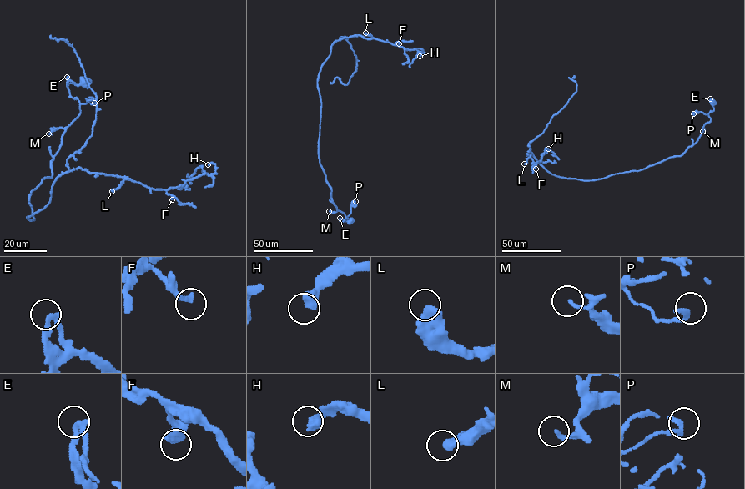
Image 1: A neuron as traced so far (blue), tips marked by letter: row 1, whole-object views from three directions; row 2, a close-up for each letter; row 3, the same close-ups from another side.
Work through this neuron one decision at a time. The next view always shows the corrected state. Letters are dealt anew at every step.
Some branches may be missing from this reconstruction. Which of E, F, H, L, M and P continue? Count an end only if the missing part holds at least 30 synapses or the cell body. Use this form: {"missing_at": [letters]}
{"missing_at": []}

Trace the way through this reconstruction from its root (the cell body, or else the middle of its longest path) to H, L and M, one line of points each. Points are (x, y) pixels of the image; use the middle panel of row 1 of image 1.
H: (349, 220), (339, 220), (347, 217), (333, 202), (319, 162), (321, 66), (335, 41), (357, 35), (420, 56)
L: (349, 220), (339, 220), (347, 217), (333, 202), (319, 162), (317, 79), (335, 41), (373, 37), (365, 32)
M: (349, 220), (340, 219), (341, 222), (347, 219), (343, 213), (329, 211)

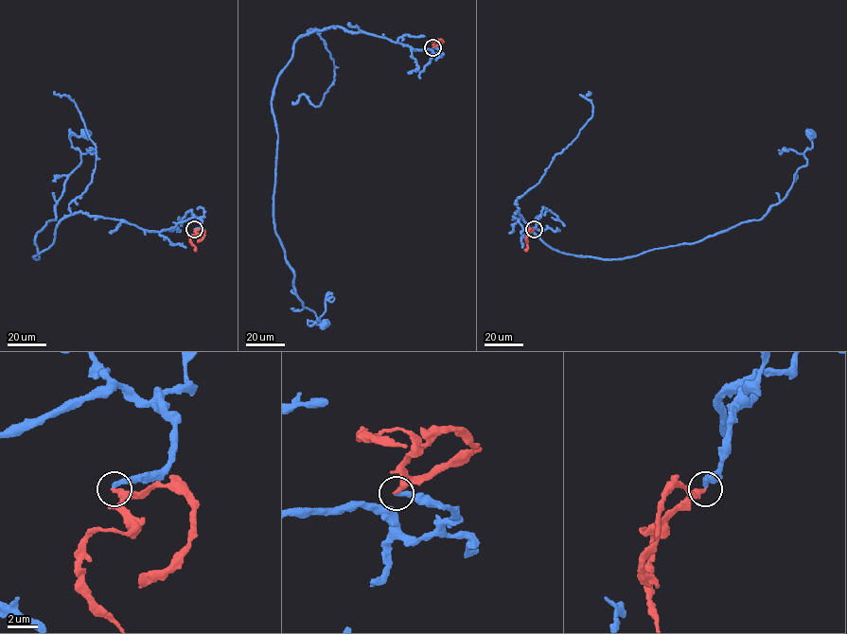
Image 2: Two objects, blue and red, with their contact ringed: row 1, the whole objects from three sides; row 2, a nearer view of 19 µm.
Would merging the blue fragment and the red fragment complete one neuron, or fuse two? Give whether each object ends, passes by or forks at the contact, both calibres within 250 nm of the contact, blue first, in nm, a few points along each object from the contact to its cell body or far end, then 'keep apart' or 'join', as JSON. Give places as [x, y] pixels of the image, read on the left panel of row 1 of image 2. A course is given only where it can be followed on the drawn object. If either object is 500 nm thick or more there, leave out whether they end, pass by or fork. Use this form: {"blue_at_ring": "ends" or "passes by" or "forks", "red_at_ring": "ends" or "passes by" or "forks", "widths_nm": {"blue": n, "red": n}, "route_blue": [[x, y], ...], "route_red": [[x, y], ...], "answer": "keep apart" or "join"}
{"blue_at_ring": "ends", "red_at_ring": "ends", "widths_nm": {"blue": 340, "red": 360}, "route_blue": [[195, 229], [195, 217], [149, 231], [75, 212], [36, 259], [37, 234], [80, 164], [69, 134], [83, 134]], "route_red": [[195, 229], [197, 234], [190, 237], [190, 242], [195, 251]], "answer": "join"}

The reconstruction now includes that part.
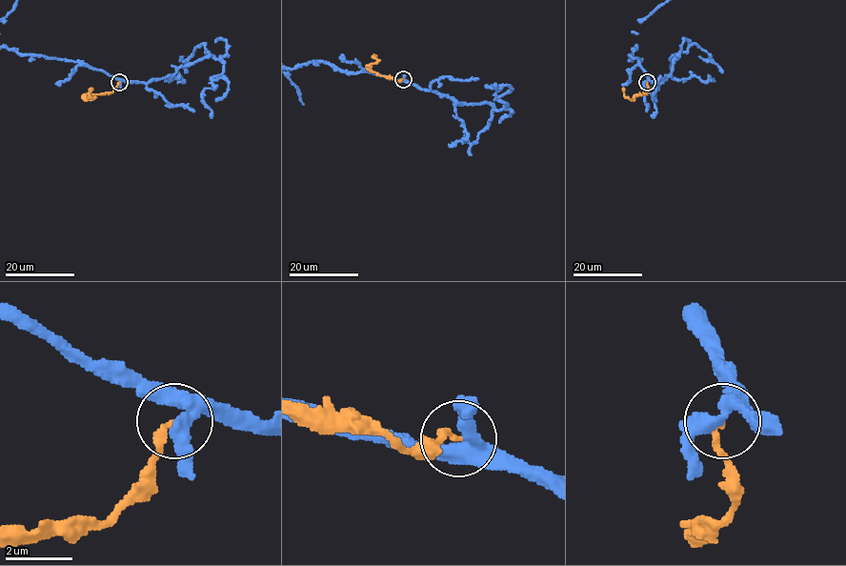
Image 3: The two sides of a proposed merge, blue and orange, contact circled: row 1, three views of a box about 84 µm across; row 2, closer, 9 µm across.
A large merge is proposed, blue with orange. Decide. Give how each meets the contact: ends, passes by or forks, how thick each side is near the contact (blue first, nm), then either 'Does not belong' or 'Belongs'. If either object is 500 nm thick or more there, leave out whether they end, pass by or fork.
At the ring blue forks. At the ring orange ends. Thickness 360 nm (blue) against 180 nm. Does not belong

